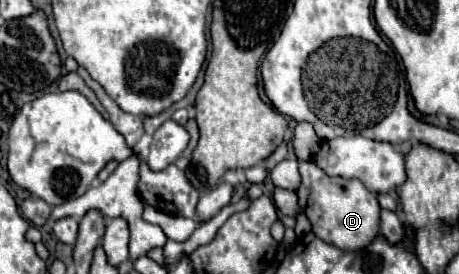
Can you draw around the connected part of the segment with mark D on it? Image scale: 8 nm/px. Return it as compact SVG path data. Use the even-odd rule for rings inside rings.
M299 161L301 185L297 189L299 207L311 221L313 233L343 251L367 247L379 235L379 203L377 195L367 191L359 179L343 179L325 175L313 161Z

